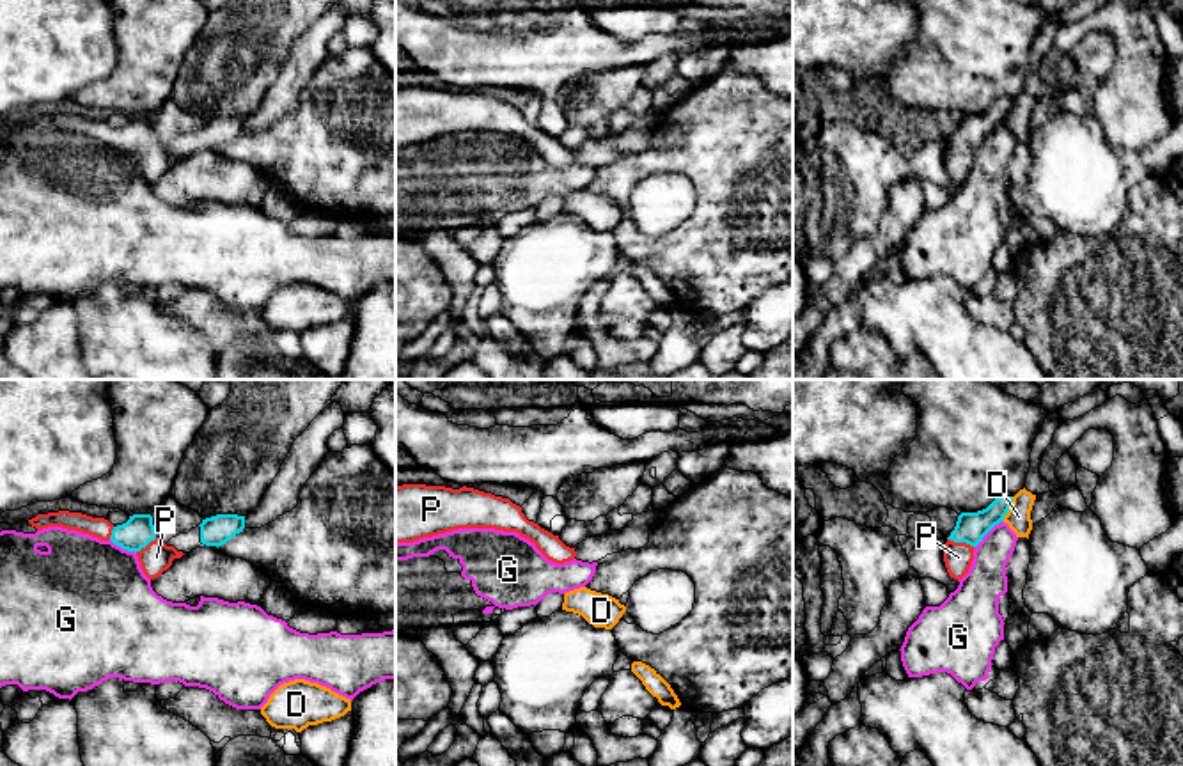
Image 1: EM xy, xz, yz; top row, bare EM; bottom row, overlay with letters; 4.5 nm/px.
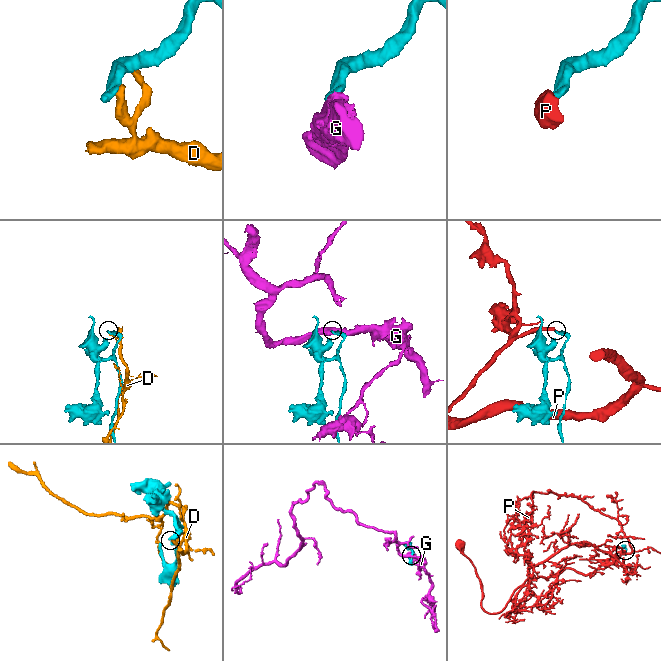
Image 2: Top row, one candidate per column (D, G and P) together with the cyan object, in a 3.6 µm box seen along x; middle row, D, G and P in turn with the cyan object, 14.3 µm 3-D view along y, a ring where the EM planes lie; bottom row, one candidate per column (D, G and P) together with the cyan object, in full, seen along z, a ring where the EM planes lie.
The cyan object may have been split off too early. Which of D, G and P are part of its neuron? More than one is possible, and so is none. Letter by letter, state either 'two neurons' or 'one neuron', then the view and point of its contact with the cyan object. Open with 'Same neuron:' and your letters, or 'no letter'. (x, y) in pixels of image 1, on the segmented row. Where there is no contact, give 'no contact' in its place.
Same neuron: P
D: two neurons | yz (1008, 509)
G: two neurons | yz (988, 531)
P: one neuron | yz (962, 541)

